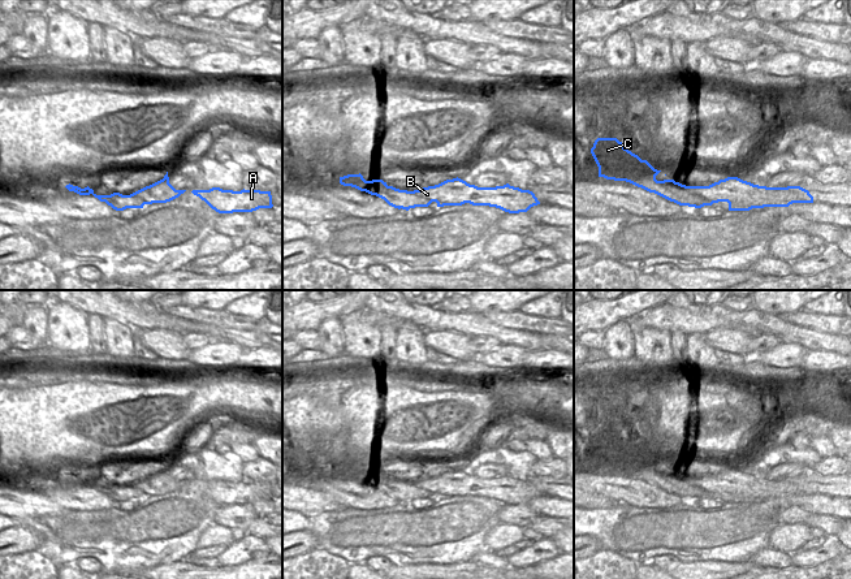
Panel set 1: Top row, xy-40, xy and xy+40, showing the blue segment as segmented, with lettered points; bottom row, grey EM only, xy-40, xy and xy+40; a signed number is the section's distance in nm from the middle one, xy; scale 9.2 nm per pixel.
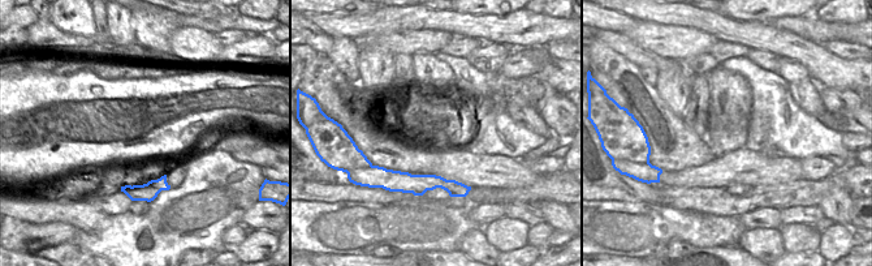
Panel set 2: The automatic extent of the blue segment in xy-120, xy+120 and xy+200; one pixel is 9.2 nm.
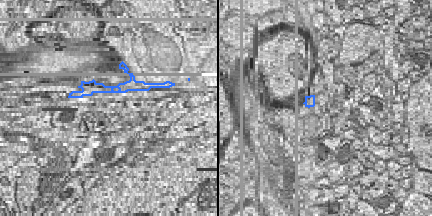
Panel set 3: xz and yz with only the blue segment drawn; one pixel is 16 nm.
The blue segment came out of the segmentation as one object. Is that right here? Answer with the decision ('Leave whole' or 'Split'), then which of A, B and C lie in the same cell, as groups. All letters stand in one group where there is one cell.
Split. Groups: A B / C.

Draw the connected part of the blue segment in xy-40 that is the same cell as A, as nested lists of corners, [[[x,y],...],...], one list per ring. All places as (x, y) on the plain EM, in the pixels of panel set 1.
[[[212,479],[209,481],[193,481],[191,484],[219,505],[252,504],[259,500],[273,498],[271,483],[245,480],[233,483]]]

